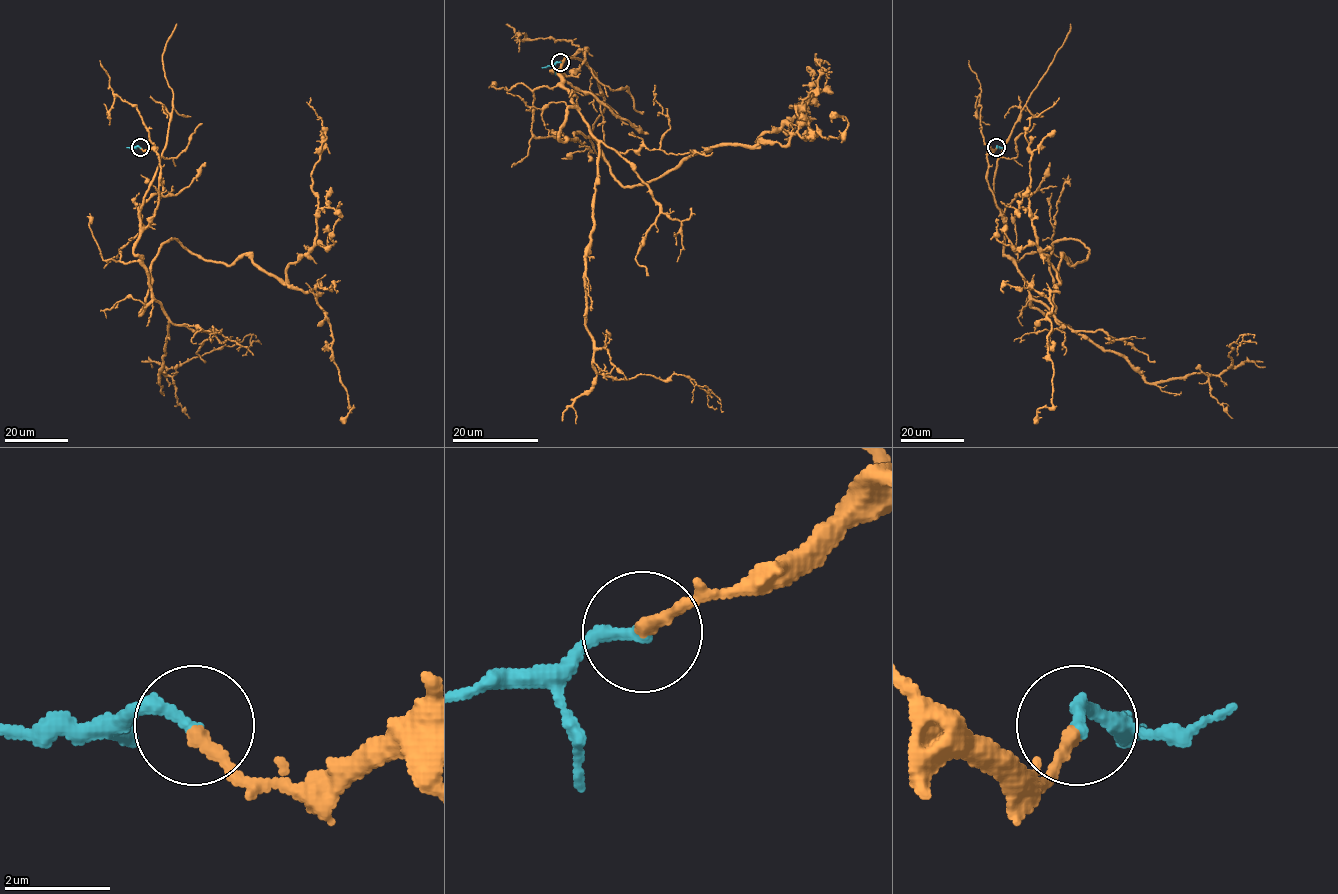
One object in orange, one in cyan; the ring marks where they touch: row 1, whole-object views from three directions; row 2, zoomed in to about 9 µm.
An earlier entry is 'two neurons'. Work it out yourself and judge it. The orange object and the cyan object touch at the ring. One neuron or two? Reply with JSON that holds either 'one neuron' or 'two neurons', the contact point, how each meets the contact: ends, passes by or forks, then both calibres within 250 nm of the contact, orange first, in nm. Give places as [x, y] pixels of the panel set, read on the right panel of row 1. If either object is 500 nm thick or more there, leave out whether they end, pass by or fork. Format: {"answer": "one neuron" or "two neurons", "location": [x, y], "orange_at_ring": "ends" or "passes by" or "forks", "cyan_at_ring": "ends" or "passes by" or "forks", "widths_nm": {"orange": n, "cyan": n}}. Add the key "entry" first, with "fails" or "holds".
{"entry": "fails", "answer": "one neuron", "location": [996, 147], "orange_at_ring": "ends", "cyan_at_ring": "ends", "widths_nm": {"orange": 280, "cyan": 260}}

